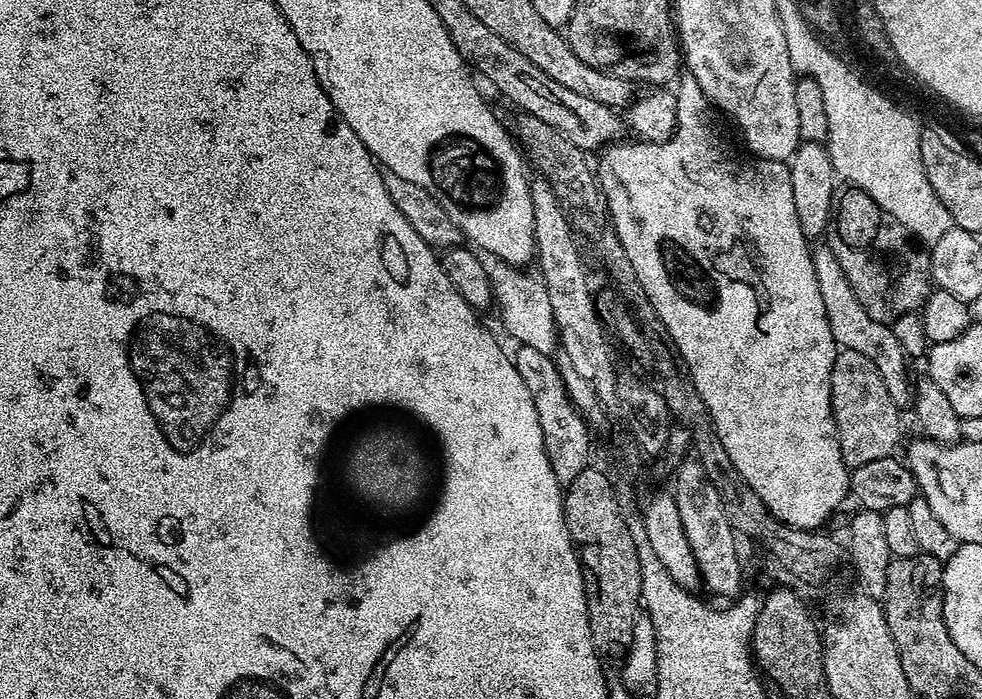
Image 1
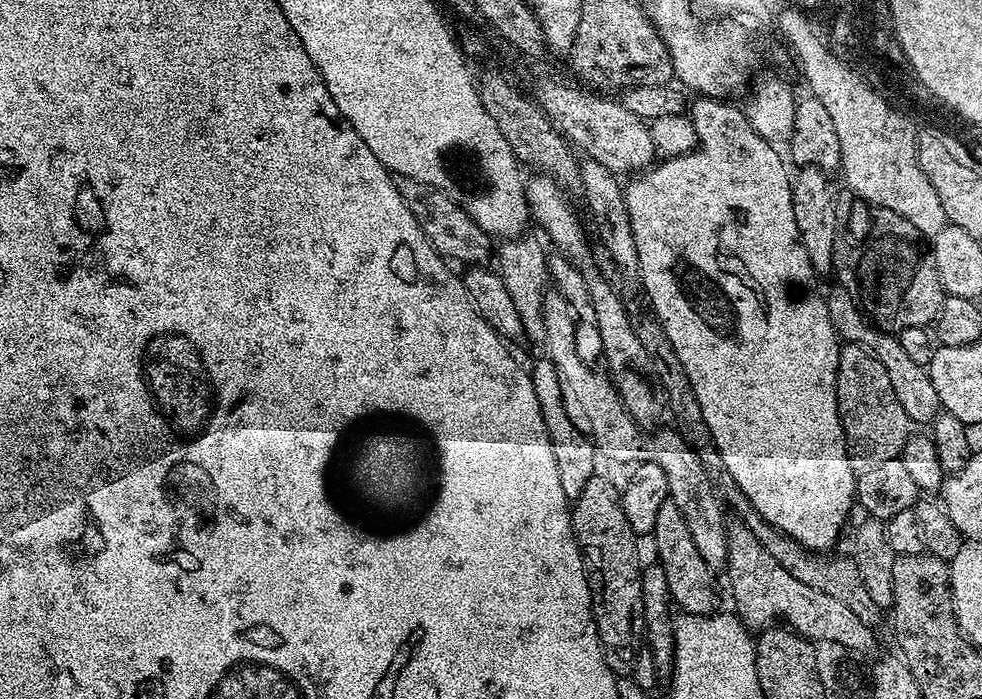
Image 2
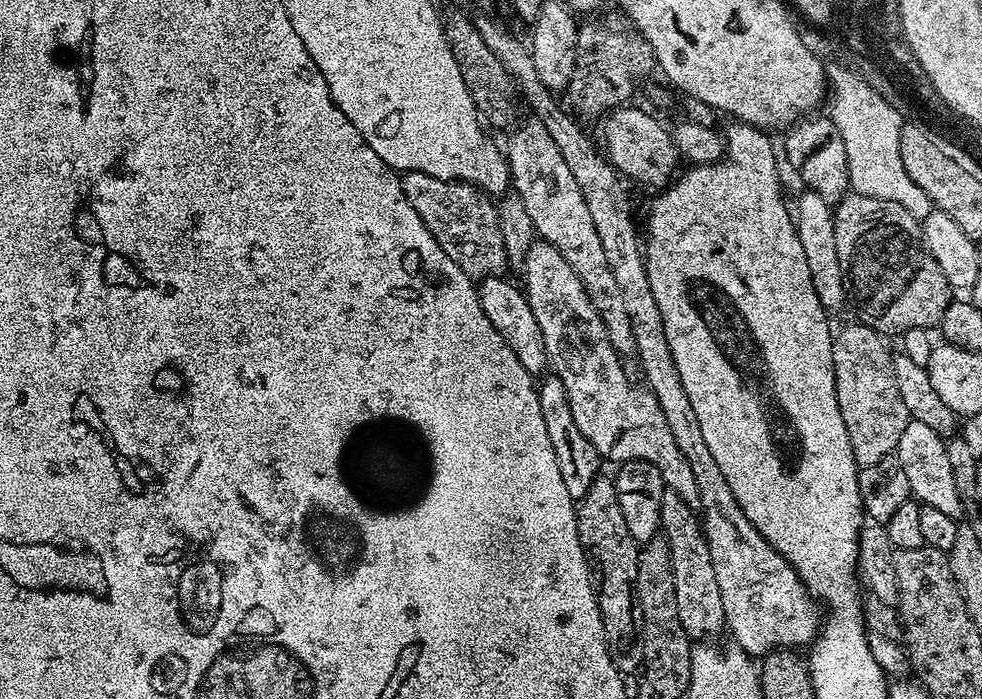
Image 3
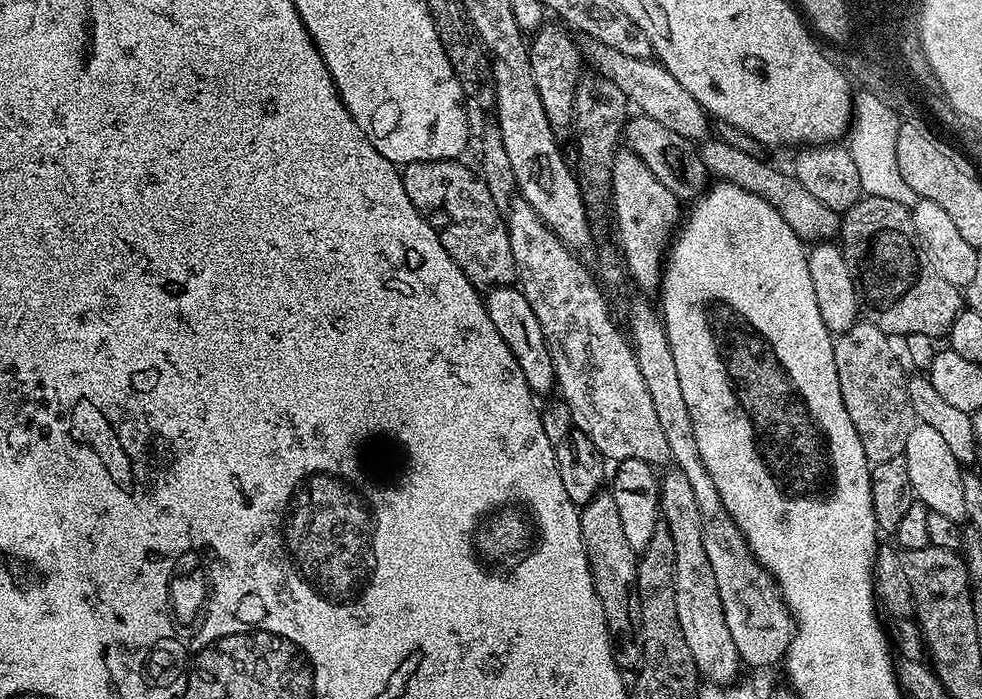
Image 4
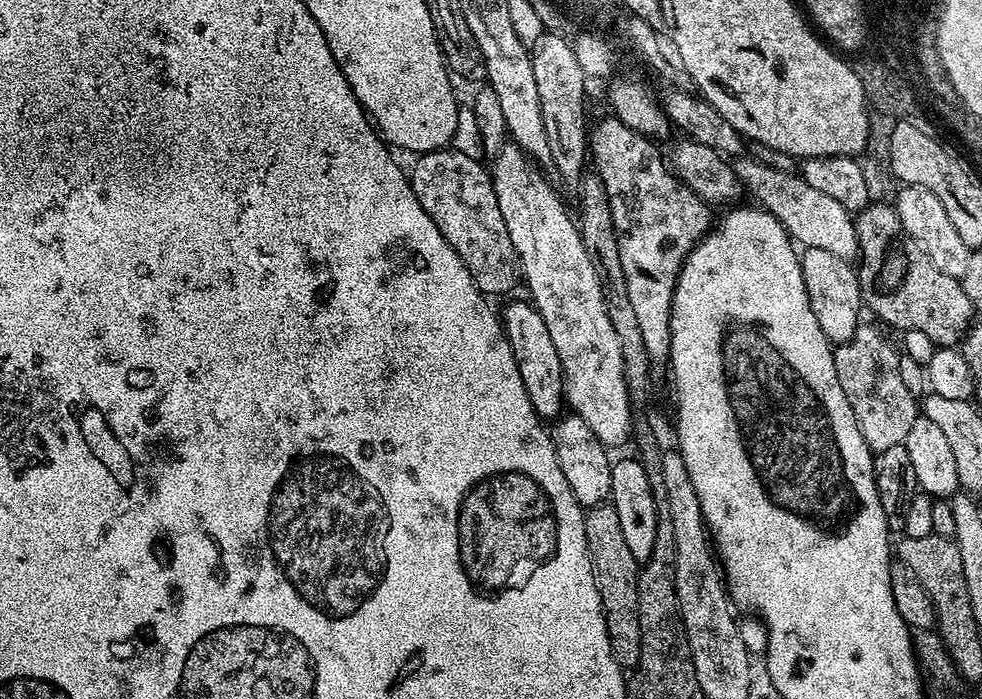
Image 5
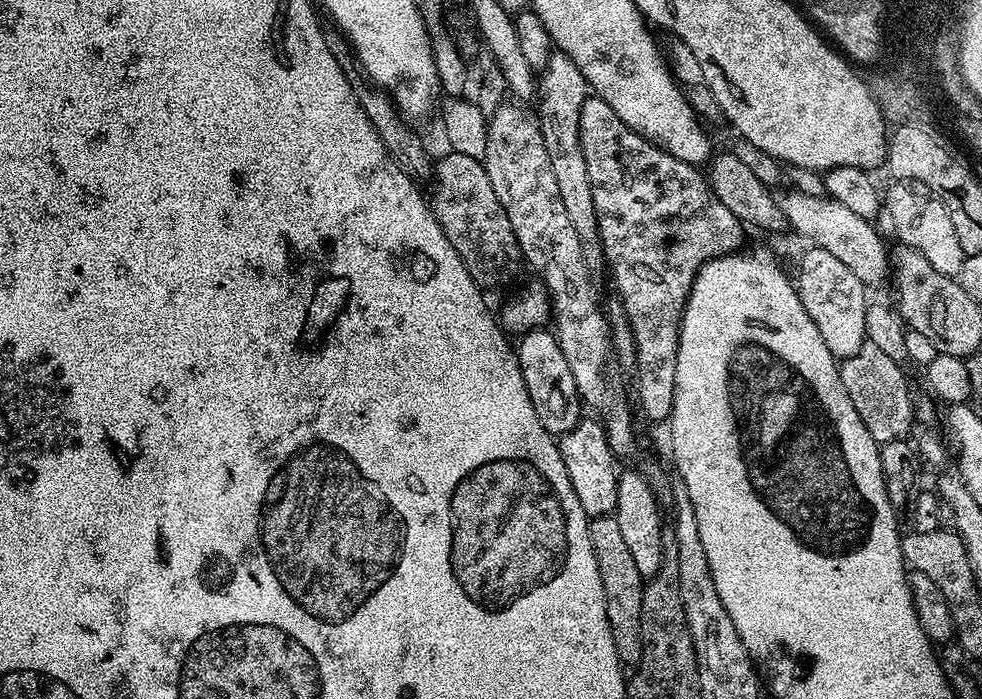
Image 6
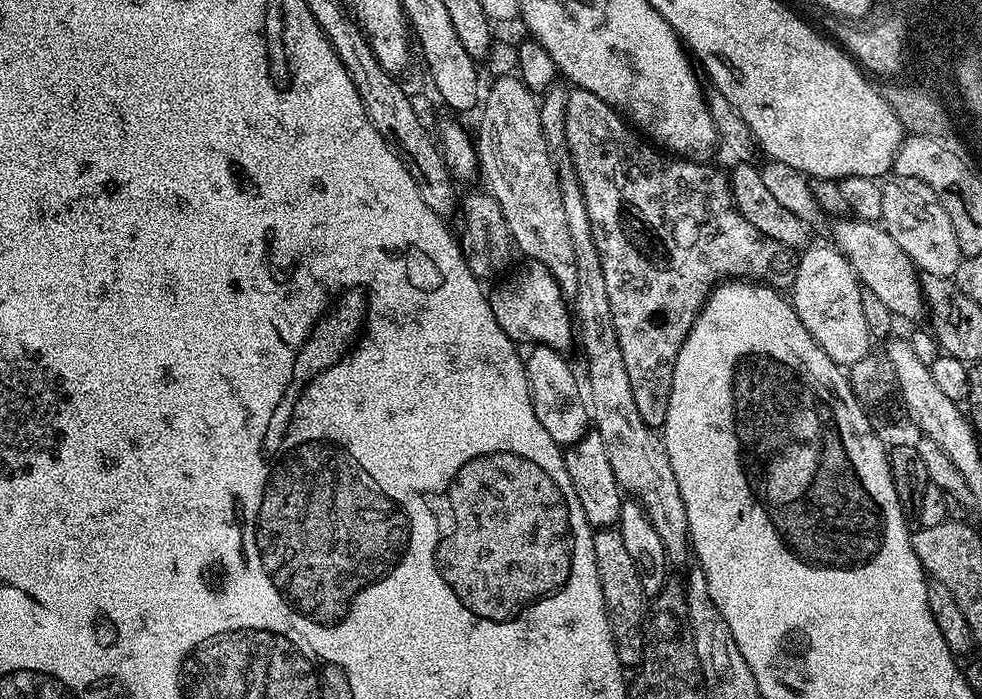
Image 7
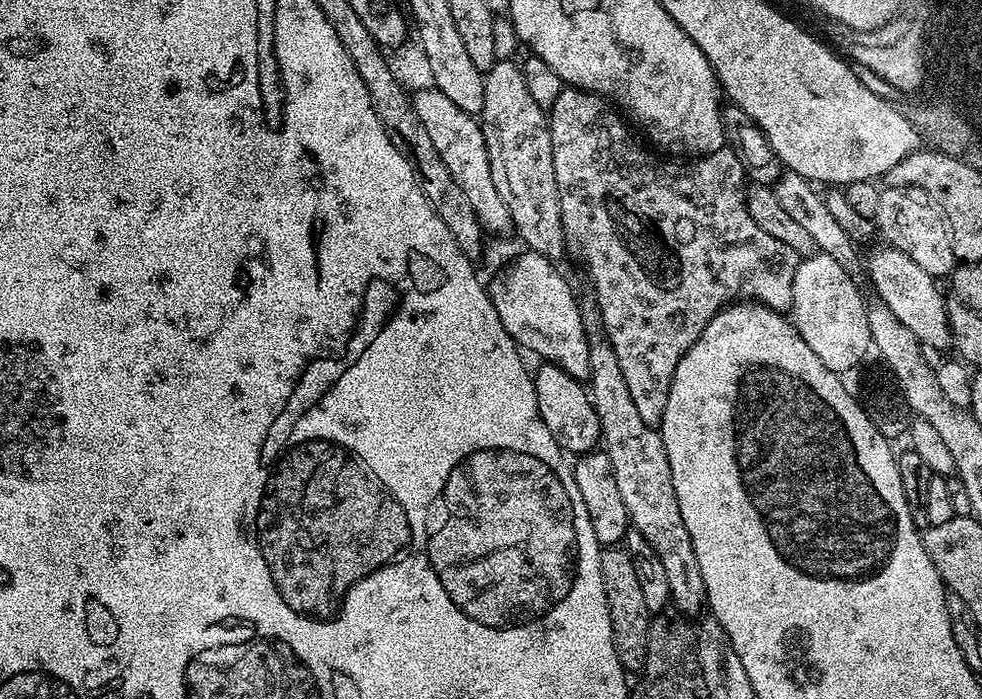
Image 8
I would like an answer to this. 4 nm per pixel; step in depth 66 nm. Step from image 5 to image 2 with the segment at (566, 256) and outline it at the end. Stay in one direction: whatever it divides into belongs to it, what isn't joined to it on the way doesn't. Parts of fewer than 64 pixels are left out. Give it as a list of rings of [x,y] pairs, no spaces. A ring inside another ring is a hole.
[[[555,290],[545,291],[542,315],[544,321],[542,343],[544,343],[545,350],[548,351],[545,352],[546,358],[550,362],[554,362],[554,370],[558,370],[558,378],[562,382],[562,402],[566,406],[566,414],[570,414],[570,422],[574,422],[574,426],[578,426],[578,430],[582,430],[582,434],[586,434],[586,438],[595,446],[597,453],[603,459],[605,456],[608,460],[628,460],[627,462],[649,460],[662,466],[668,479],[670,502],[674,506],[678,506],[678,510],[682,510],[682,518],[686,518],[686,526],[690,529],[690,538],[694,538],[694,546],[698,546],[698,554],[702,554],[706,566],[710,566],[713,570],[723,569],[727,562],[726,519],[724,520],[724,514],[720,510],[720,506],[722,508],[721,499],[714,489],[711,477],[709,480],[709,471],[702,463],[696,449],[683,439],[675,427],[662,428],[663,426],[660,426],[655,430],[648,431],[638,425],[634,417],[624,408],[619,393],[616,392],[615,386],[612,385],[612,381],[608,379],[607,375],[603,371],[595,372],[596,368],[591,363],[583,361],[578,356],[575,349],[576,318],[562,293]]]

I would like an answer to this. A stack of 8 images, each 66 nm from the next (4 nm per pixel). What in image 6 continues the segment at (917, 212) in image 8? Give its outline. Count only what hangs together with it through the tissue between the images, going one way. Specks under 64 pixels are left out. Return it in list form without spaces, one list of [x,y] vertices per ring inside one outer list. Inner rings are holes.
[[[893,179],[891,183],[888,192],[886,188],[883,193],[882,208],[886,216],[888,212],[888,220],[900,239],[897,241],[903,247],[912,248],[922,254],[922,258],[926,258],[926,262],[930,262],[930,266],[934,266],[938,274],[959,277],[965,254],[958,243],[954,222],[950,222],[950,214],[946,214],[946,206],[942,206],[939,196],[922,182]]]

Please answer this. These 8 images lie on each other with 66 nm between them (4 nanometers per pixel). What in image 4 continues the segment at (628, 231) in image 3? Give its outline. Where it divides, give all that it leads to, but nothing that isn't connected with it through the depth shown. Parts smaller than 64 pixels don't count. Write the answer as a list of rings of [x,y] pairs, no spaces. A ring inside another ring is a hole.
[[[636,300],[628,308],[628,328],[630,343],[636,354],[638,370],[642,370],[642,382],[646,382],[650,392],[654,412],[661,423],[662,432],[670,447],[672,459],[677,471],[686,475],[697,499],[699,514],[702,517],[702,546],[706,558],[713,567],[717,579],[718,594],[726,614],[726,626],[733,637],[741,661],[748,667],[762,668],[776,665],[783,659],[792,637],[795,625],[784,600],[780,596],[776,582],[771,575],[752,557],[748,544],[737,524],[729,516],[718,497],[714,480],[702,464],[698,446],[694,441],[693,422],[690,418],[686,398],[678,379],[678,366],[674,366],[674,354],[670,350],[668,335],[664,333],[664,321],[644,300]]]

